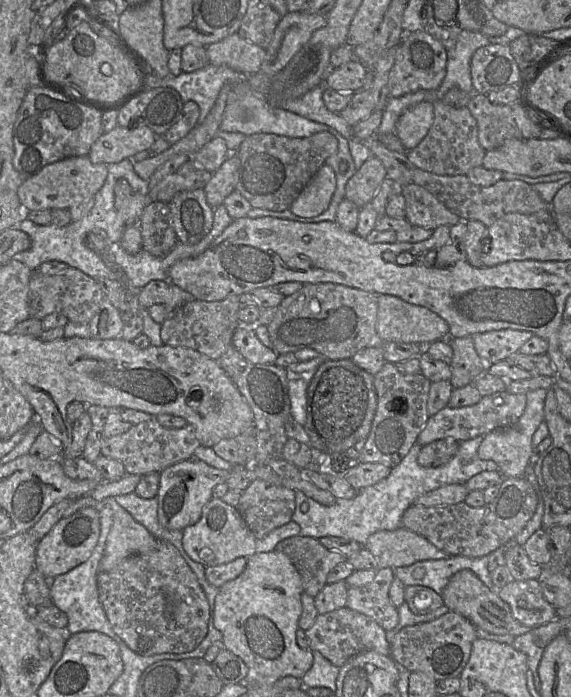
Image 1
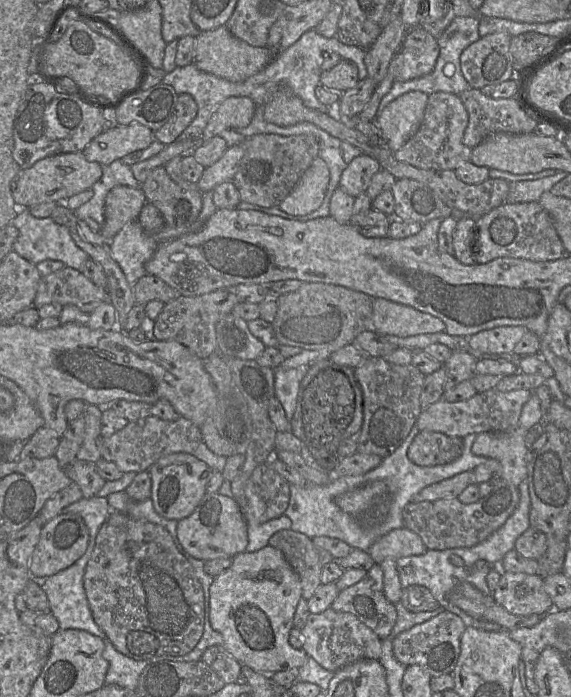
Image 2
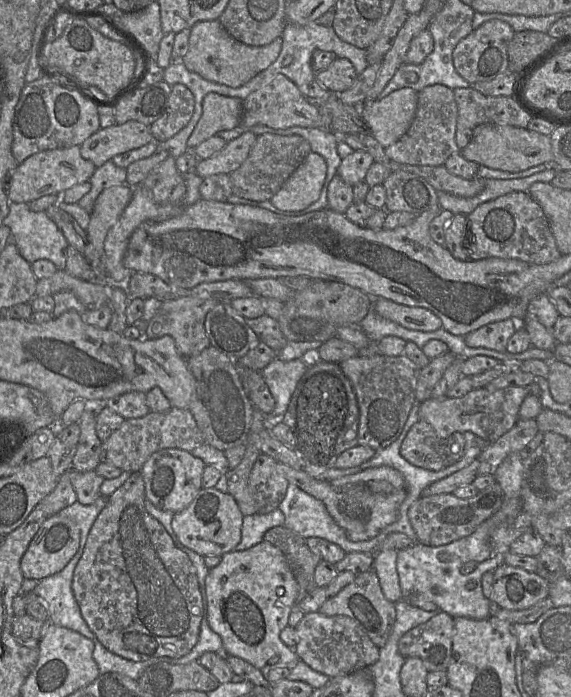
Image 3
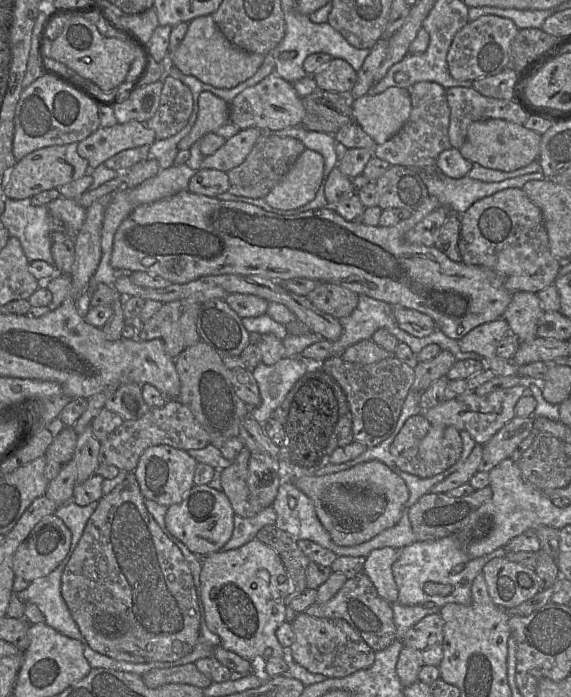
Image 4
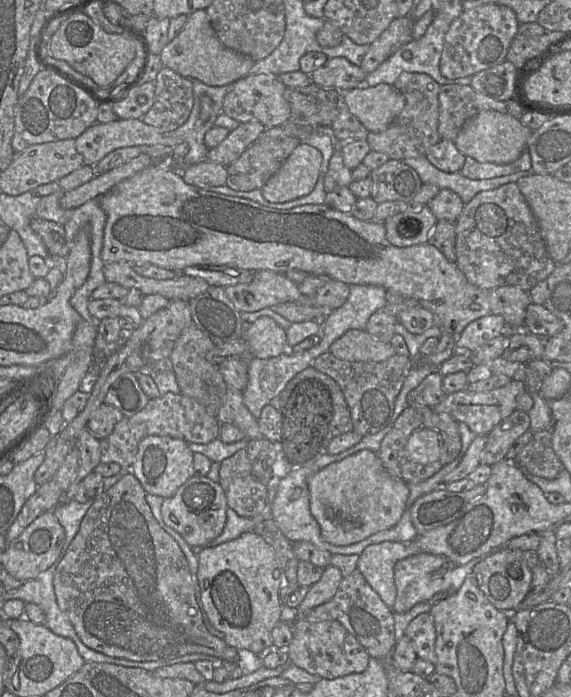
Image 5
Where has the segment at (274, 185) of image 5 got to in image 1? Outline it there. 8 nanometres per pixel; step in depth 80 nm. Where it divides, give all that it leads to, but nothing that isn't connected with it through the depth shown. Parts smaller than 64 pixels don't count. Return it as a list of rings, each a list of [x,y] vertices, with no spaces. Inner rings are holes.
[[[324,164],[295,199],[289,210],[300,217],[318,216],[329,207],[335,189],[335,173],[330,166]]]

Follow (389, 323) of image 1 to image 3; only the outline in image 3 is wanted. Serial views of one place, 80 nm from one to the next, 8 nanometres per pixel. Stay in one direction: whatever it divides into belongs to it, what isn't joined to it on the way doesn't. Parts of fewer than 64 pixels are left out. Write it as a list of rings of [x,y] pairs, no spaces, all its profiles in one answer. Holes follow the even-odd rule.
[[[375,298],[375,312],[409,330],[434,332],[443,328],[441,319],[426,308],[395,303],[386,298]]]

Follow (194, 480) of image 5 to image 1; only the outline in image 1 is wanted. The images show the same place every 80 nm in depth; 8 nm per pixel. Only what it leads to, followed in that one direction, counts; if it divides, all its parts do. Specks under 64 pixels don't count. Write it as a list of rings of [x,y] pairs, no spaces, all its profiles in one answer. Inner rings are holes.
[[[212,497],[203,507],[200,519],[182,530],[185,551],[197,563],[208,566],[226,564],[239,557],[256,553],[257,538],[251,532],[237,507]]]

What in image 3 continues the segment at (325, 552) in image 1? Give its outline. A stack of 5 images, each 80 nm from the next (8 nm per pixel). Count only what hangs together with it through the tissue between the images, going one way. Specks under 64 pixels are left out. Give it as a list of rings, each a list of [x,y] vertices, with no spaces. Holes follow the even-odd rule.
[[[285,526],[269,529],[263,540],[279,548],[287,558],[298,585],[295,604],[299,603],[316,587],[314,571],[321,558],[309,549],[306,538]]]

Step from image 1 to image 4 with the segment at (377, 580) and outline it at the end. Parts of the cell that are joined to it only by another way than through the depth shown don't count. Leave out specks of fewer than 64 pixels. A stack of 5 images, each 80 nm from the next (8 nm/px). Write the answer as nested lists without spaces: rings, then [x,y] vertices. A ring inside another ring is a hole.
[[[364,572],[348,579],[331,600],[321,605],[312,605],[305,613],[317,618],[345,620],[375,652],[389,647],[396,637],[392,605],[379,596]]]

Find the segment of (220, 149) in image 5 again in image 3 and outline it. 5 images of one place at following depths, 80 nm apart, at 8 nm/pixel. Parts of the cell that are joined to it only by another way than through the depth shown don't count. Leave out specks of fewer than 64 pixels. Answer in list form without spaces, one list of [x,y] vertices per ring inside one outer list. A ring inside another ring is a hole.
[[[250,131],[243,132],[237,138],[228,141],[222,150],[207,159],[199,160],[196,173],[201,177],[219,173],[230,174],[248,157],[257,135]]]

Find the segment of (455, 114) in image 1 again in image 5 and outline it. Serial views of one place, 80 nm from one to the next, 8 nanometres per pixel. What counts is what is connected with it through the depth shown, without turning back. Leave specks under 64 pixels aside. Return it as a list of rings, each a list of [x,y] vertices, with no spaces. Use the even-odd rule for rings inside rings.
[[[402,72],[393,86],[405,97],[405,106],[385,131],[369,132],[366,141],[371,150],[385,153],[390,159],[425,157],[427,151],[442,139],[438,132],[441,85],[427,74]]]

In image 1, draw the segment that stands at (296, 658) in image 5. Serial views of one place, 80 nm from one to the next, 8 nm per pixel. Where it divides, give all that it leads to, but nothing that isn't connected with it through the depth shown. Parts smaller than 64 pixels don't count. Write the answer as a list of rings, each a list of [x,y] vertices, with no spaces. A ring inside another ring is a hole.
[[[347,607],[319,614],[314,624],[305,631],[309,649],[321,653],[339,668],[355,655],[365,651],[389,656],[391,644],[386,639],[386,632],[372,618]]]

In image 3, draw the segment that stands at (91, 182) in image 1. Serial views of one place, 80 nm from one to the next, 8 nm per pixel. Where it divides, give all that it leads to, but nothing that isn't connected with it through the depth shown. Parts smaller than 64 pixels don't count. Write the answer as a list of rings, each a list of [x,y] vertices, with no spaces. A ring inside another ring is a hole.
[[[80,146],[44,150],[35,153],[18,164],[9,175],[7,196],[10,202],[29,203],[47,195],[57,195],[74,185],[89,181],[96,166],[80,154]]]

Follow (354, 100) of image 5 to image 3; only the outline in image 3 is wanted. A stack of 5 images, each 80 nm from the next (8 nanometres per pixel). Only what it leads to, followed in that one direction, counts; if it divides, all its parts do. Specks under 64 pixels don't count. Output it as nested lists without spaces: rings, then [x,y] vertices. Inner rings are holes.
[[[402,88],[359,107],[370,133],[384,147],[397,142],[409,129],[416,113],[418,92]]]

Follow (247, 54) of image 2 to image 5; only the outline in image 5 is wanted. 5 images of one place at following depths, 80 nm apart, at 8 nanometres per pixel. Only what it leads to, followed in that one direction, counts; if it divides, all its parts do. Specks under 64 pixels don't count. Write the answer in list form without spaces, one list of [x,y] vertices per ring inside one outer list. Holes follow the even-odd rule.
[[[196,10],[187,16],[180,33],[169,41],[160,53],[165,67],[183,77],[197,79],[208,86],[231,84],[247,75],[254,64],[249,56],[225,47],[218,39],[206,10]]]

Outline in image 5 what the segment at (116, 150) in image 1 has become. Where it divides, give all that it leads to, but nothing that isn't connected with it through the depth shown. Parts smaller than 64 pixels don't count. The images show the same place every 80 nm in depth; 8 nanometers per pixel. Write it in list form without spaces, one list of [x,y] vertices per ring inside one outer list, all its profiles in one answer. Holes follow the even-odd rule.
[[[117,119],[109,123],[96,122],[75,139],[76,150],[83,156],[85,165],[94,165],[108,153],[118,148],[130,146],[164,145],[175,147],[184,140],[172,137],[158,128],[145,124],[141,119]]]

